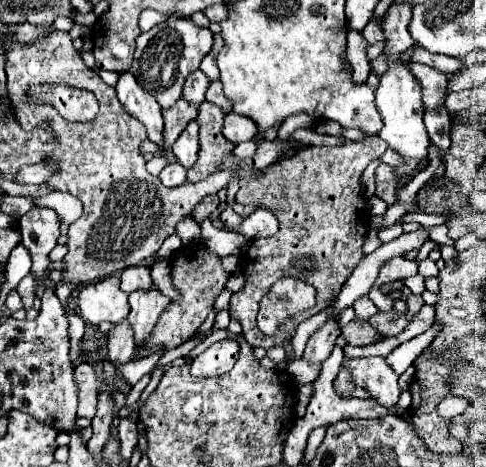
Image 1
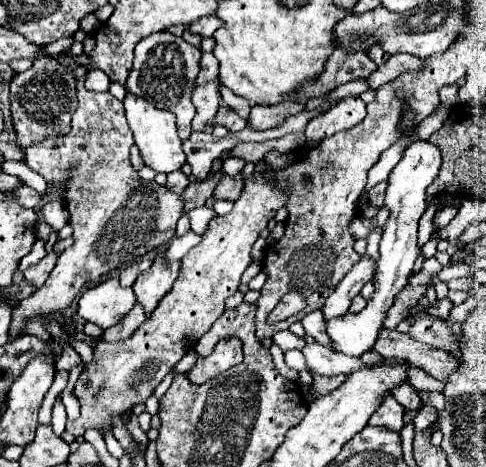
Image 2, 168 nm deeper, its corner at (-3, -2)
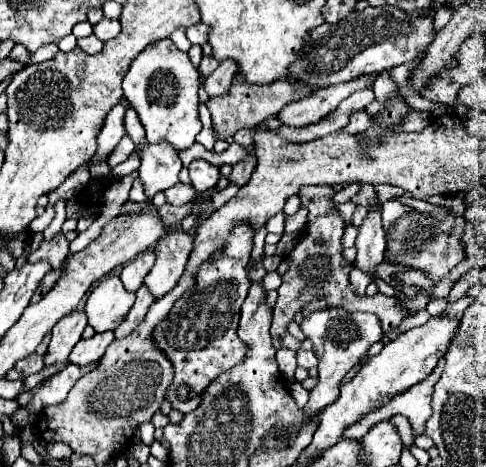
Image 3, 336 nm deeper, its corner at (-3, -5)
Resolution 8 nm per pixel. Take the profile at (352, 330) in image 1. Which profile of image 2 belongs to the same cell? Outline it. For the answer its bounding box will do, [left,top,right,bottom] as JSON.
[374,329,460,381]

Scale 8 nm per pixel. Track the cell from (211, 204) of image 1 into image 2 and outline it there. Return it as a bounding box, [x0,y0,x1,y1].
[214,173,244,201]

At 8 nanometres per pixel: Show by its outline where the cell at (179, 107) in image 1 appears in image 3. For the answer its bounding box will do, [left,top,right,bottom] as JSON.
[202,62,236,96]

